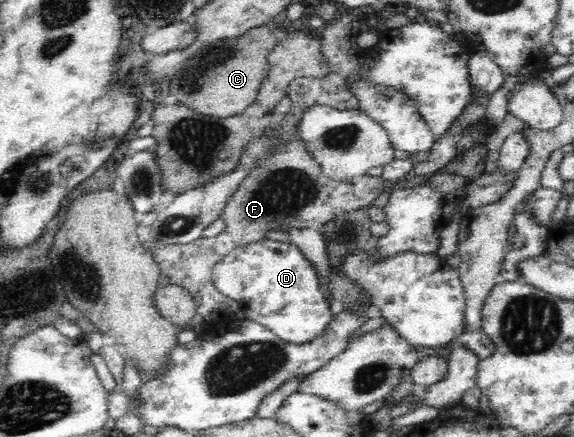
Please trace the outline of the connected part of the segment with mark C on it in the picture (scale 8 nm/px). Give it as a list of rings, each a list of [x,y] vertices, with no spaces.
[[[261,25],[237,38],[212,43],[191,56],[171,80],[171,94],[179,104],[205,116],[229,118],[256,102],[263,80],[270,76],[270,53],[278,46],[272,26]]]

